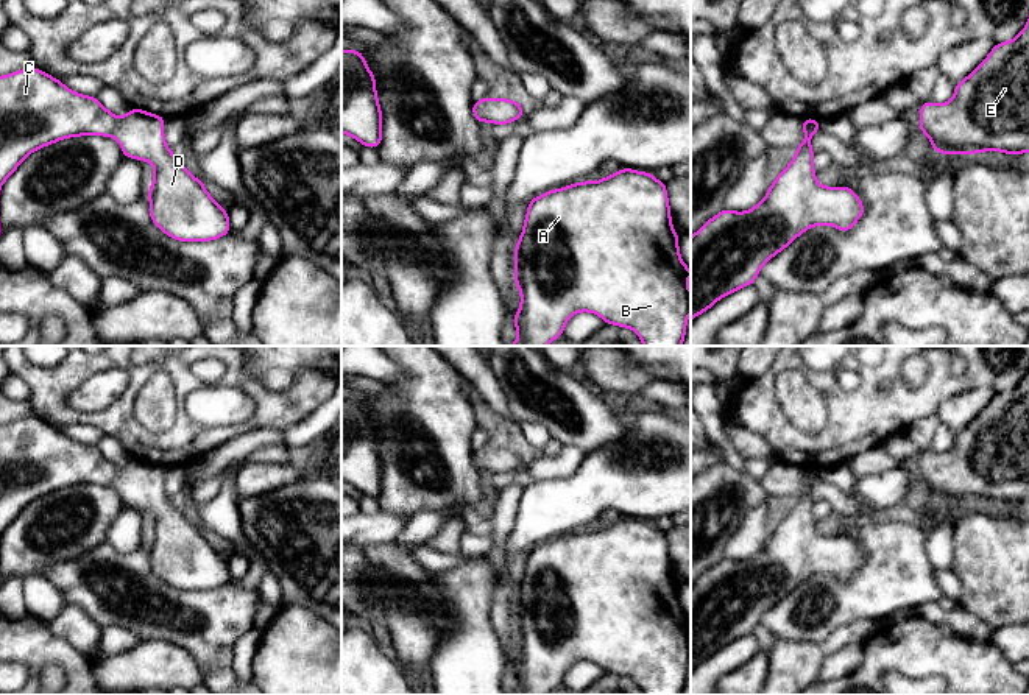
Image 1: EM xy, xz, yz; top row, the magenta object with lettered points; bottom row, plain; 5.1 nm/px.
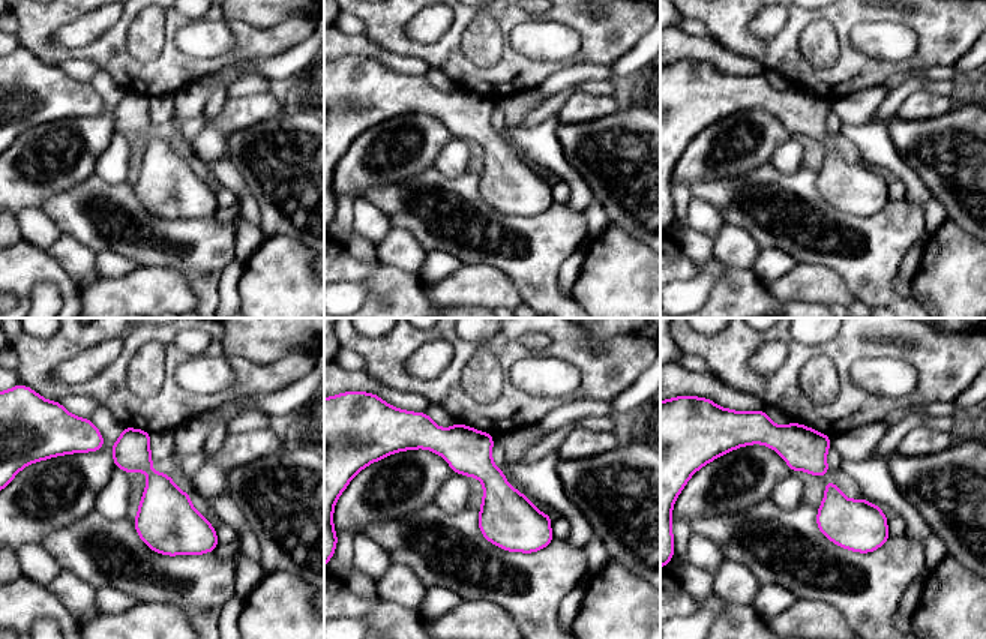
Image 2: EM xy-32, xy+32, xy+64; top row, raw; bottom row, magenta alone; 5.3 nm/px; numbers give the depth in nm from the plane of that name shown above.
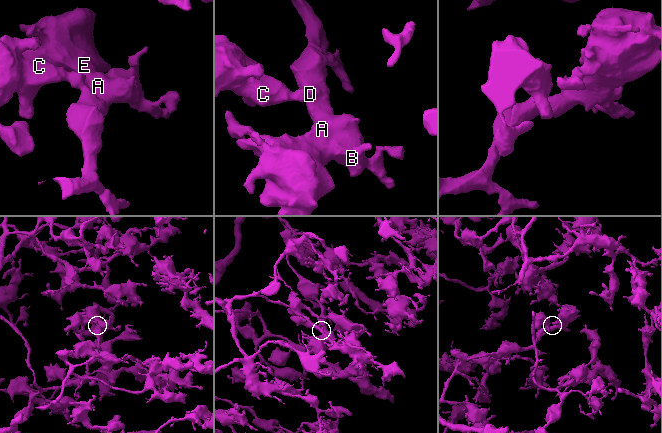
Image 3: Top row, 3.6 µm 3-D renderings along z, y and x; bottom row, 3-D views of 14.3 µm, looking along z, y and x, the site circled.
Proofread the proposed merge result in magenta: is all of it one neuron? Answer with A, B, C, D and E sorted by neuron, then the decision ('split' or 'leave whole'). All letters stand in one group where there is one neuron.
groups A B C D E; leave whole

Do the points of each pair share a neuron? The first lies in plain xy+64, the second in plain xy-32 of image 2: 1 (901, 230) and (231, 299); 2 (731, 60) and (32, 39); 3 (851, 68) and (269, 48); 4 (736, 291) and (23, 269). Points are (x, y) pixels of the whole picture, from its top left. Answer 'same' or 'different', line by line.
1: different
2: different
3: same
4: same

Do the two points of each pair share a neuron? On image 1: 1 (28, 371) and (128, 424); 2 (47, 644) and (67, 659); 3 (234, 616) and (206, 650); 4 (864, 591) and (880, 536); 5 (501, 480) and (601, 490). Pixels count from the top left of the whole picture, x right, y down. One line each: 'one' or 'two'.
1: one
2: one
3: one
4: one
5: two

